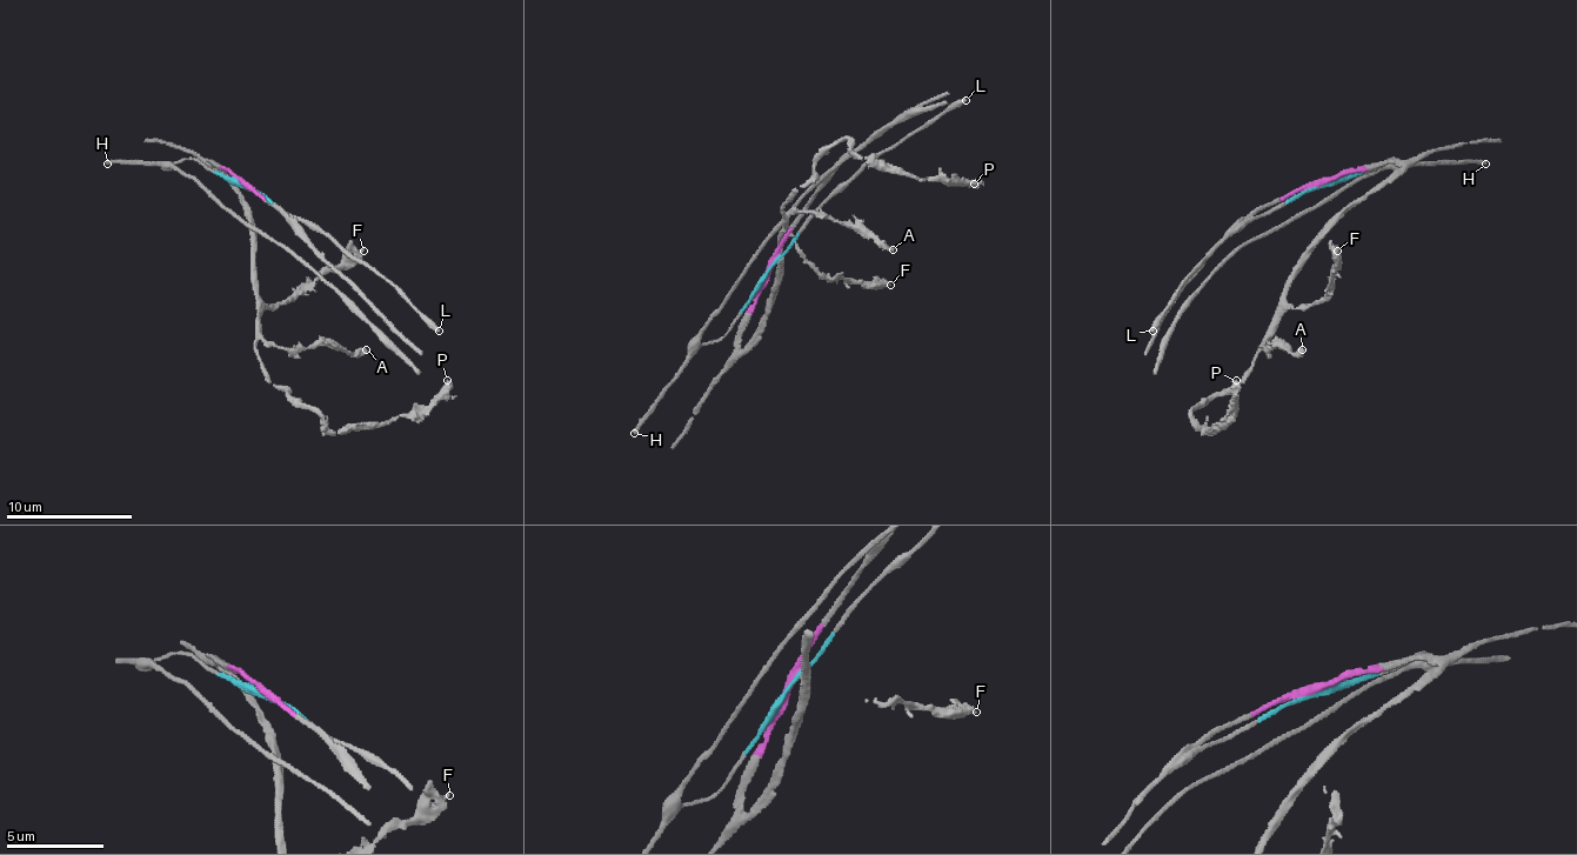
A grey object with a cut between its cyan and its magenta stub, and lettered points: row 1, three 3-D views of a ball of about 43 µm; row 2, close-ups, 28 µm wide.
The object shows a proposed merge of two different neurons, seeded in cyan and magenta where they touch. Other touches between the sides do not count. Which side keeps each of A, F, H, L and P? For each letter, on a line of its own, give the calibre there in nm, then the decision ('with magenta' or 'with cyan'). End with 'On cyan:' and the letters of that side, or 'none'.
A: calibre 320 nm; with magenta
F: calibre 400 nm; with magenta
H: calibre 240 nm; with cyan
L: calibre 320 nm; with cyan
P: calibre 440 nm; with magenta
On cyan: H, L

